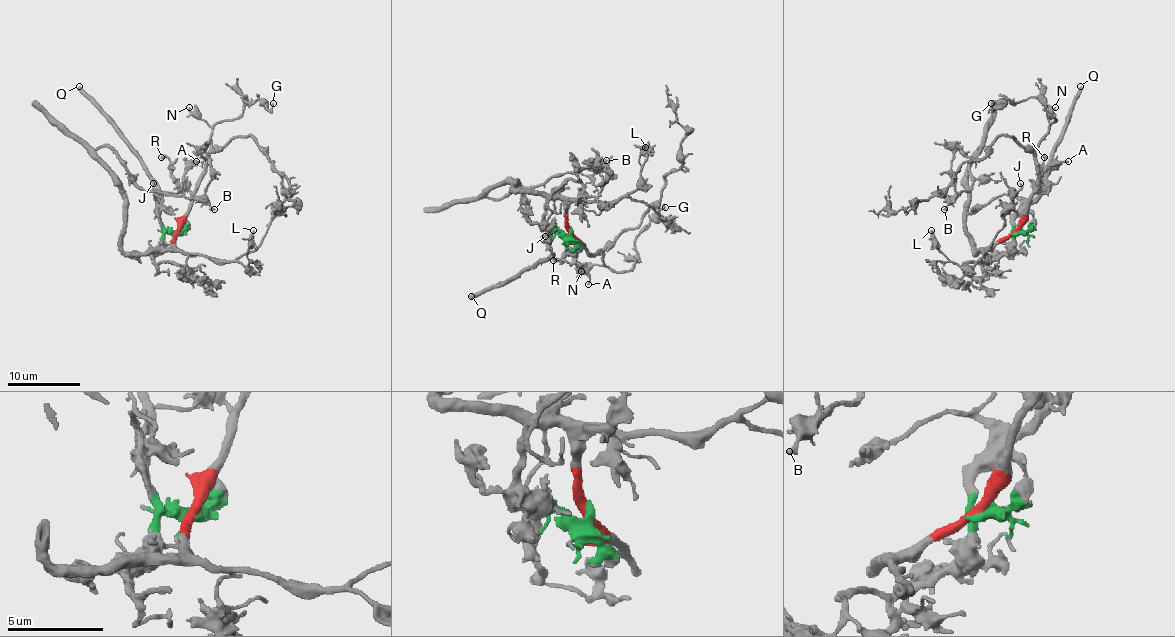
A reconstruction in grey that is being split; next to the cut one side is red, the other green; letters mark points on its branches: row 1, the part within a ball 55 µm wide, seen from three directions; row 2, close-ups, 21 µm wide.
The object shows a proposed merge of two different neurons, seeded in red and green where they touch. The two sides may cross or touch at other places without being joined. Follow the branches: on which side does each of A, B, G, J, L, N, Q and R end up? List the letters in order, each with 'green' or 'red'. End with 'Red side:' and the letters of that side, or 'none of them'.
A: green
B: red
G: red
J: green
L: red
N: red
Q: green
R: green
Red side: B, G, L, N

